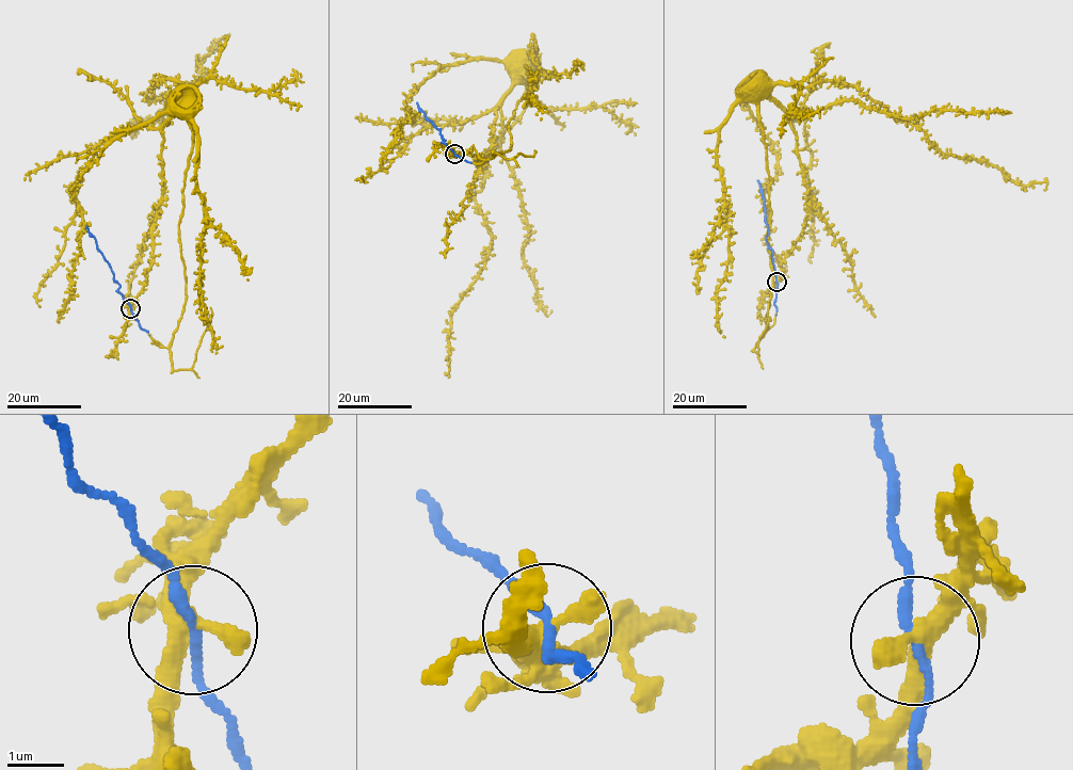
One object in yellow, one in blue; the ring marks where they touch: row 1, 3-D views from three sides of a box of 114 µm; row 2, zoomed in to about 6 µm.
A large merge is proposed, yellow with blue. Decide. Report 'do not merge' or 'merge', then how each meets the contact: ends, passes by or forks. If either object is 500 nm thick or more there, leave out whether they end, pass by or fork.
merge | yellow forks | blue passes by

